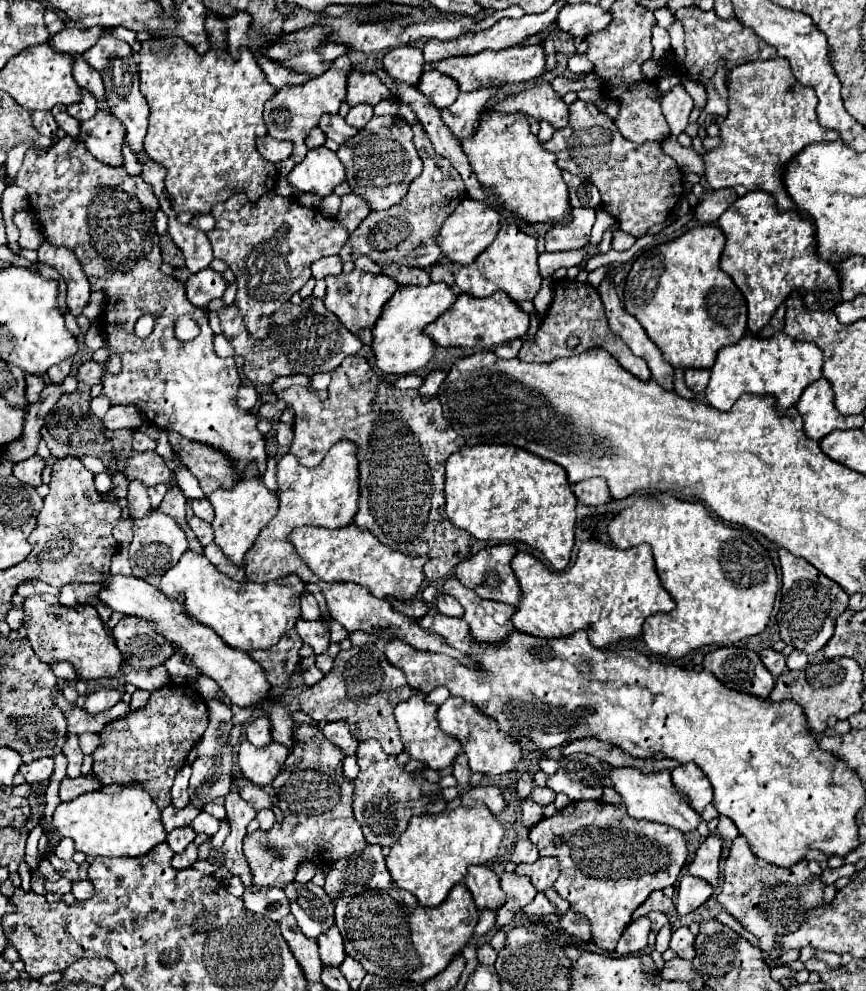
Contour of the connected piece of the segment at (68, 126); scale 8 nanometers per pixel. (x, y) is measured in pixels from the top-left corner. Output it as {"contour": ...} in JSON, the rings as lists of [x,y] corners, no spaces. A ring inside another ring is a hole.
{"contour":[[[54,106],[50,112],[54,114],[54,118],[56,118],[58,126],[60,126],[60,128],[62,128],[62,130],[64,130],[68,136],[78,138],[78,132],[80,132],[80,122],[78,122],[76,118],[68,116],[66,106]]]}

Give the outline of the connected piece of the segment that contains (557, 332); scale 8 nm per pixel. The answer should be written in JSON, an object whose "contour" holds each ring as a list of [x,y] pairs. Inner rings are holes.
{"contour":[[[568,278],[554,280],[552,282],[550,308],[548,308],[546,316],[542,318],[536,336],[522,344],[518,358],[524,360],[524,362],[552,362],[558,356],[582,354],[582,352],[586,352],[588,348],[594,348],[594,346],[600,346],[606,352],[610,352],[622,364],[622,368],[626,368],[630,374],[634,374],[634,376],[638,376],[642,380],[650,380],[650,370],[648,370],[646,362],[642,358],[636,358],[632,354],[632,350],[628,350],[628,346],[624,342],[620,342],[620,338],[610,332],[596,288],[592,288],[586,282],[568,280]],[[570,336],[576,336],[580,340],[580,344],[576,348],[570,348],[566,344]]]}

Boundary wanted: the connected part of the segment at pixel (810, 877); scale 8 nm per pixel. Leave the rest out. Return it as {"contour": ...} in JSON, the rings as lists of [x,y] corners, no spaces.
{"contour":[[[736,836],[724,864],[724,882],[718,902],[744,926],[744,930],[758,938],[758,948],[762,952],[772,960],[778,960],[780,950],[776,950],[776,934],[796,930],[796,926],[804,922],[804,914],[808,914],[808,910],[824,904],[824,884],[820,876],[808,870],[808,860],[800,860],[790,868],[772,866],[752,854],[744,836]]]}

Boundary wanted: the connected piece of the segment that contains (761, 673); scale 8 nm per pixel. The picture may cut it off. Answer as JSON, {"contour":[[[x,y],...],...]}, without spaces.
{"contour":[[[730,646],[706,654],[704,670],[710,670],[722,684],[760,698],[768,698],[774,688],[774,676],[766,670],[760,656],[746,648]]]}

